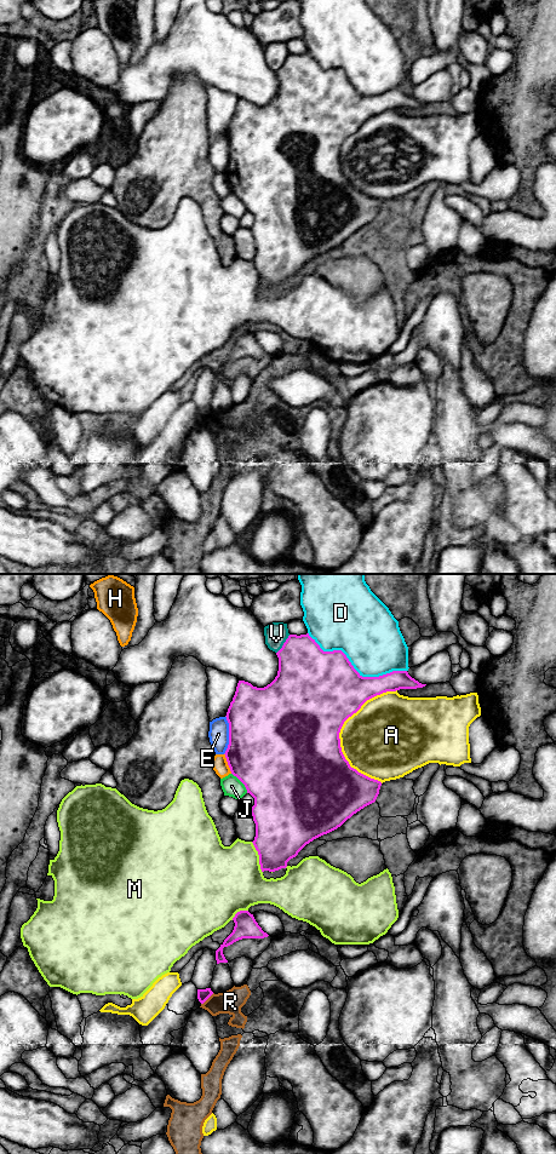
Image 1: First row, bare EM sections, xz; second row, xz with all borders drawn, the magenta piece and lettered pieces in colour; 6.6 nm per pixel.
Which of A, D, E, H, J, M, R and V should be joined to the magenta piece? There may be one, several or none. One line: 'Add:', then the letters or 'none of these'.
Add: none of these

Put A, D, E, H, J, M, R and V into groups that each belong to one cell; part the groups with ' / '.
A / D / E / H / J / M / R / V

